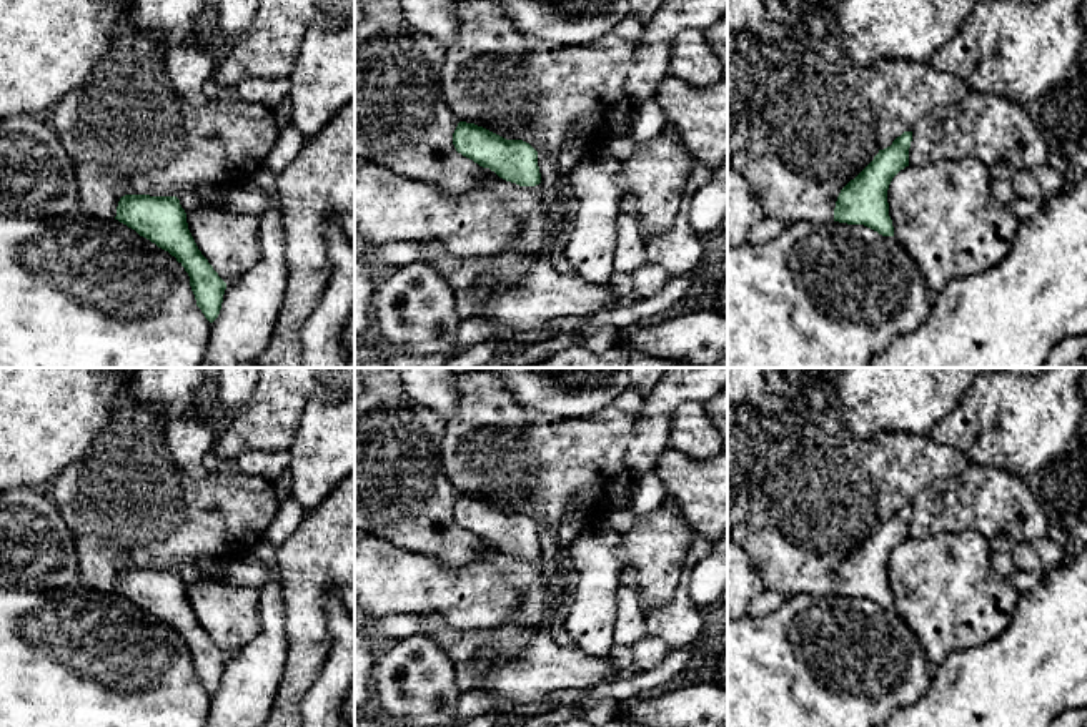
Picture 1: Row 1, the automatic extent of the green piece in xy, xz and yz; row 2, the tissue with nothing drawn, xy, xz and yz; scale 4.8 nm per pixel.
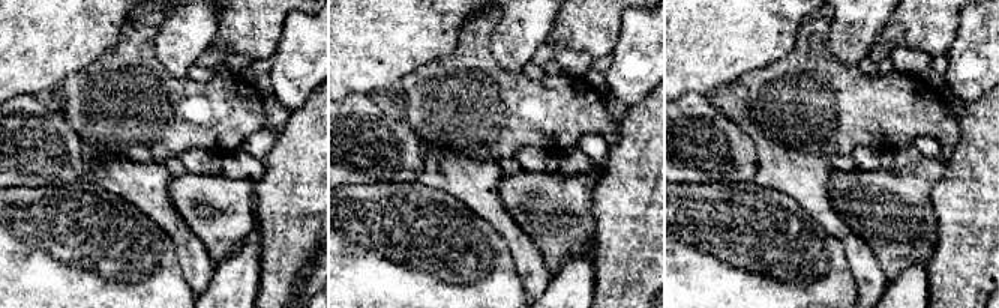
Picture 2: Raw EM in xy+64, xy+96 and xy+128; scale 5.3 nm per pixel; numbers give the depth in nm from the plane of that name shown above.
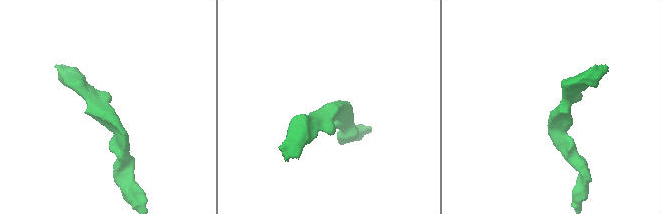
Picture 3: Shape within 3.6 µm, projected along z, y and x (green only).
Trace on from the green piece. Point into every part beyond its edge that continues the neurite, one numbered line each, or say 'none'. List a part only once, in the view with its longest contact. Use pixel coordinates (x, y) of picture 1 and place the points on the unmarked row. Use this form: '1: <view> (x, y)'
none

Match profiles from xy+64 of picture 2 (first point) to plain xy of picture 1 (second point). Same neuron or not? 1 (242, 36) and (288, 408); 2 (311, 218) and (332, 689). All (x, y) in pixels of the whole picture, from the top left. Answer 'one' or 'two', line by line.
1: one
2: two

